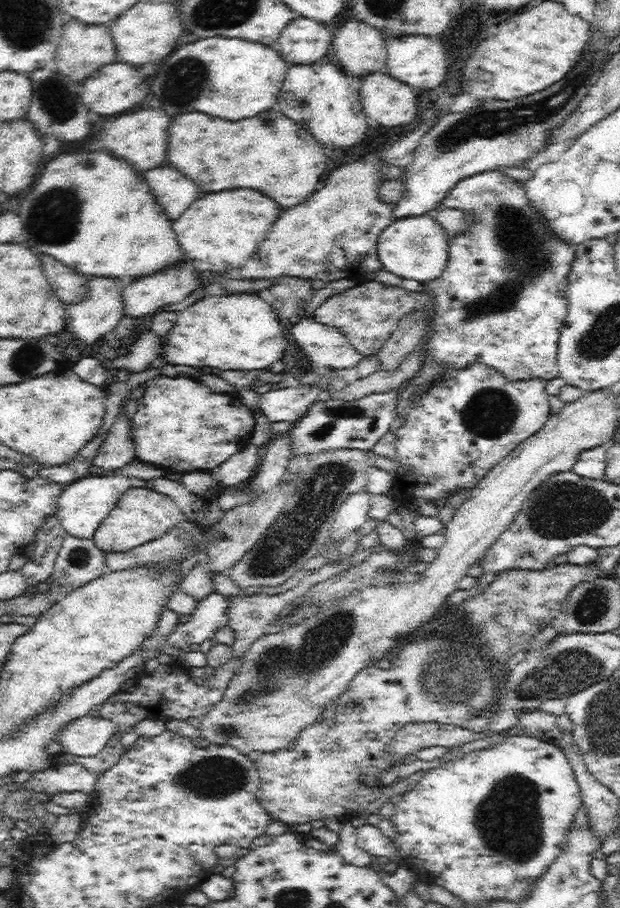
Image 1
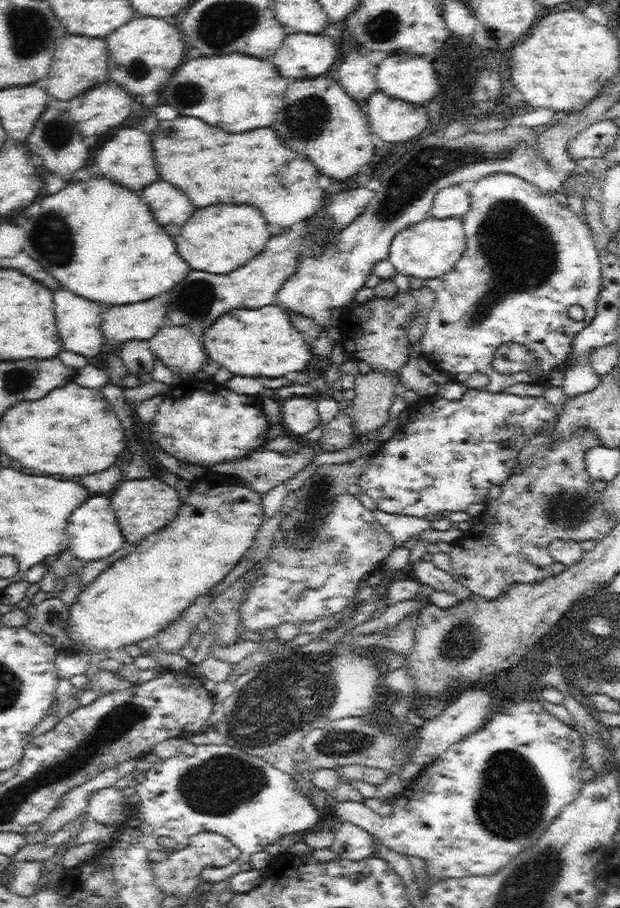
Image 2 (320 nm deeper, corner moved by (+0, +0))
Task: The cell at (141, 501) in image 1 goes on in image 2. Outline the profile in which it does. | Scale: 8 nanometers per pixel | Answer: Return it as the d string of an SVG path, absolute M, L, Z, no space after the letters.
M160 478L124 480L118 488L113 489L109 494L112 500L111 508L117 519L117 528L124 541L134 546L147 540L148 536L154 532L171 524L182 505L176 490L170 488L166 483L164 484Z

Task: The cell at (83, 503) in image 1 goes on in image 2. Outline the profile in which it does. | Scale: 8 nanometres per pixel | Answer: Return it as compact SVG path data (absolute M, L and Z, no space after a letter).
M103 493L90 496L84 504L80 504L68 518L66 531L69 534L69 547L75 558L84 562L106 558L110 554L123 548L125 543L117 528L114 510L111 508L110 496Z

